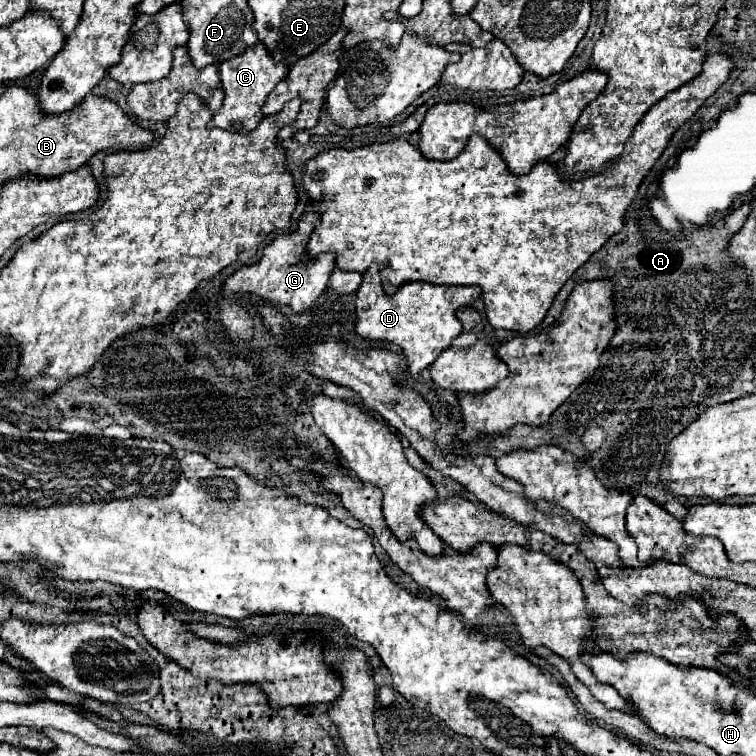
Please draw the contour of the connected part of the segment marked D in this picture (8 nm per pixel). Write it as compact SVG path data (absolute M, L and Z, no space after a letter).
M372 264L356 296L356 334L374 342L388 342L400 346L408 360L408 372L418 374L428 368L444 348L460 334L460 322L456 310L473 304L480 298L480 286L434 286L428 282L408 282L394 294L386 294L382 288L380 270Z

